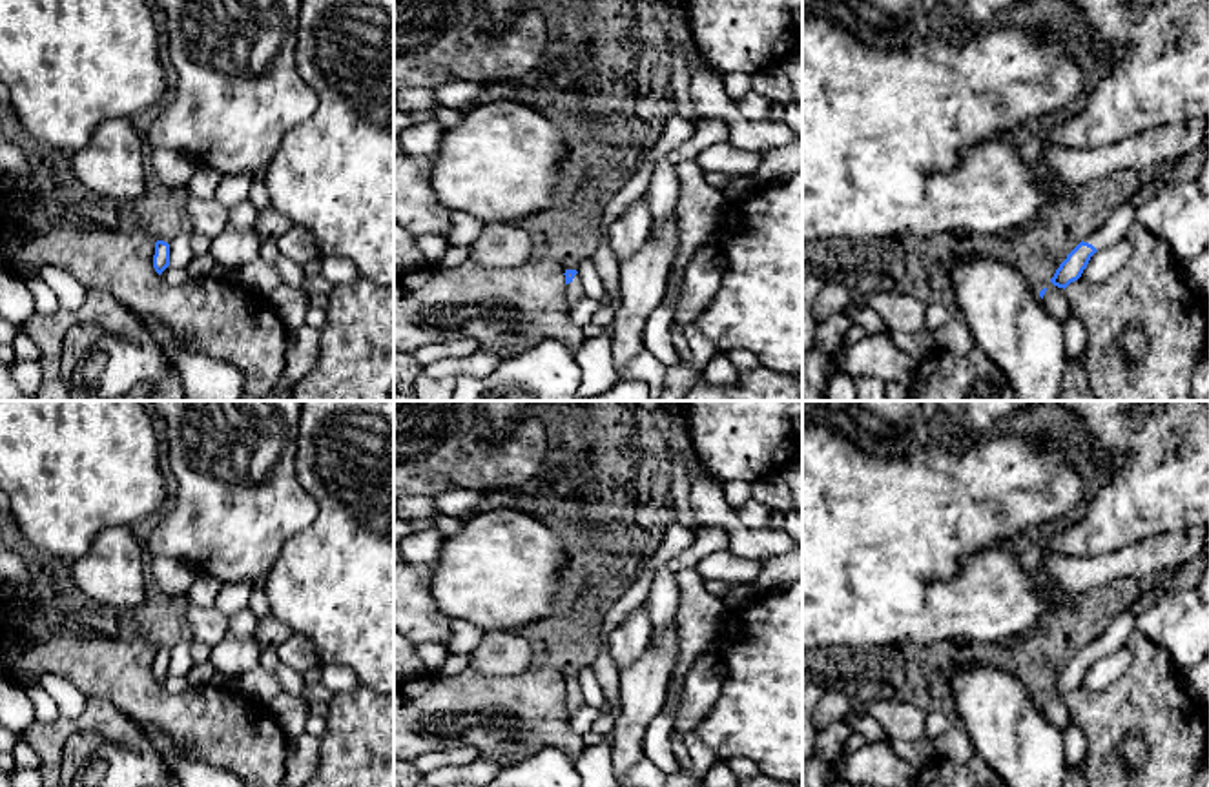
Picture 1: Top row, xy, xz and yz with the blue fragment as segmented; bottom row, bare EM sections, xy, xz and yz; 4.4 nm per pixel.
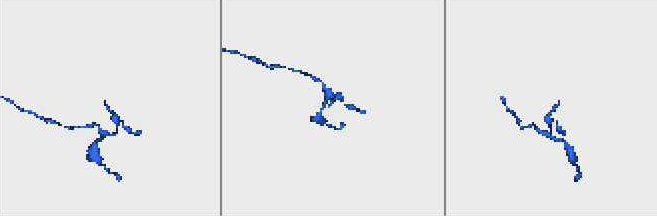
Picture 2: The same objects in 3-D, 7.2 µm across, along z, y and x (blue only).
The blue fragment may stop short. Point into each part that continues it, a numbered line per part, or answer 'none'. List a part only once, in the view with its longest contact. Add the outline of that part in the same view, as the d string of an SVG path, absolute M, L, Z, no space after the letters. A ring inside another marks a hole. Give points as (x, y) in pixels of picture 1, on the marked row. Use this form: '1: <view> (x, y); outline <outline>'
1: xz (573, 290); outline M578 273L574 275L574 279L569 284L565 284L565 293L567 293L567 304L569 306L584 297L584 290L582 290Z

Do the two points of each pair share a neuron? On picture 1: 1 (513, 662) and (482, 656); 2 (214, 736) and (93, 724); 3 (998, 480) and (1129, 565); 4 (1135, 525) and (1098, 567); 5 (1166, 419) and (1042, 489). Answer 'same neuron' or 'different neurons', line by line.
1: same neuron
2: different neurons
3: different neurons
4: different neurons
5: different neurons

